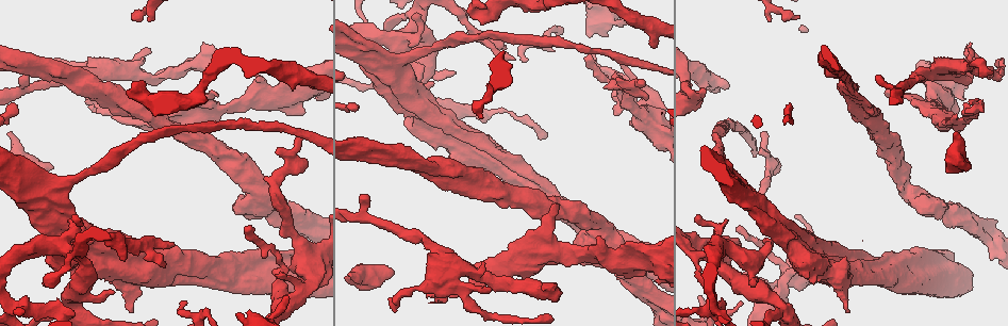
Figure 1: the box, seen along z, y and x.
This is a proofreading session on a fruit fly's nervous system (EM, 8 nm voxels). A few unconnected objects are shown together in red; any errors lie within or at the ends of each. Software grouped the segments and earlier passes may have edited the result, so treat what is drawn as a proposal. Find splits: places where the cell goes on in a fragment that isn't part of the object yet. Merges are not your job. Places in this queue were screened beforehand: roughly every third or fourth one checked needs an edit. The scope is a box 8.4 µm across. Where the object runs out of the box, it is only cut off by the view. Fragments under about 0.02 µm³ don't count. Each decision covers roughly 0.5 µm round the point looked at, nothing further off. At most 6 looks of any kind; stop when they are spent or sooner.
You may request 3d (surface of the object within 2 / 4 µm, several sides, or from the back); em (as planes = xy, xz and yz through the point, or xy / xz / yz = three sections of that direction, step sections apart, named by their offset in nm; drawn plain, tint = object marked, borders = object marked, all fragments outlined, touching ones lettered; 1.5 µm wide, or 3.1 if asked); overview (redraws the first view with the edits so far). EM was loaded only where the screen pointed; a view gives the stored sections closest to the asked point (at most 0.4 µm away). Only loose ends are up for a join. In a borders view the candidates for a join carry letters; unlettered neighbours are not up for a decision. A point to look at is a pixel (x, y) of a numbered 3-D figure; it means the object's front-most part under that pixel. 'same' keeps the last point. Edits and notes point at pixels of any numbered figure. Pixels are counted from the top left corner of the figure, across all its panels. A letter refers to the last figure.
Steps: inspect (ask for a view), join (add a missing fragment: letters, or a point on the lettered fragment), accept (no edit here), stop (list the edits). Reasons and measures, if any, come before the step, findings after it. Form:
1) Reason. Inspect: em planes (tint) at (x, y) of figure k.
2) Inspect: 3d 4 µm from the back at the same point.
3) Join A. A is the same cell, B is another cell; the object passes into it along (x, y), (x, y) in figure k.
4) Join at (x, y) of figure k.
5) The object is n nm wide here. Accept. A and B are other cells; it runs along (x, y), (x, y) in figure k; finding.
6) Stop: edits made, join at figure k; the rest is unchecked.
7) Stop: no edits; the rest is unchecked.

Free end. Inspect: em xy step 8 (tint) at (556, 203) of figure 1.

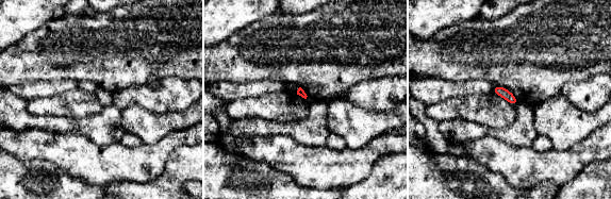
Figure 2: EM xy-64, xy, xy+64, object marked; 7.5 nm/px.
Inspect: em planes (borders) at the same point.

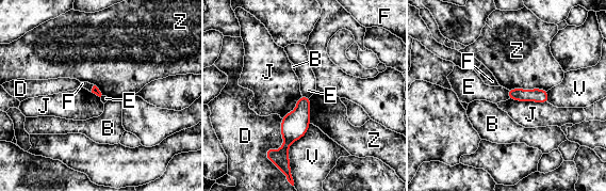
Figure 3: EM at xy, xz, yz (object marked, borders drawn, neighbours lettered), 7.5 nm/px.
Accept. B, D, E, F, J, V and Z are other cells; a border runs along (507, 90), (509, 98) in figure 3; no lettered fragment goes on from it.

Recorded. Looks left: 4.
Free end. Inspect: em xz step 8 (borders) at (874, 107) of figure 1.

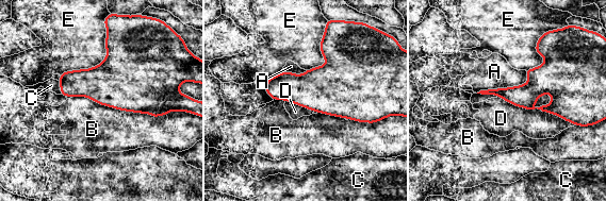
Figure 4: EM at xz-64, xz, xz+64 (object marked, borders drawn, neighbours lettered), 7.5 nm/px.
Accept. A, B, C, D and E are other cells; a border runs along (71, 97), (152, 117), (174, 111) in figure 4; none of them fits.

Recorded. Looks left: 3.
Free end. Inspect: em planes (borders) at (878, 79) of figure 1.

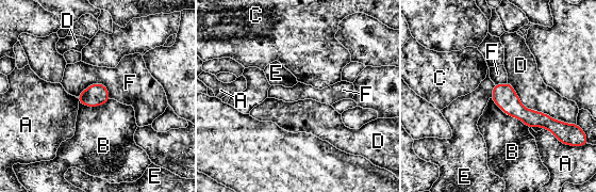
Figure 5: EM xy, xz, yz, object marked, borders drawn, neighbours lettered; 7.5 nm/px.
The object is 170 nm wide here; the longest contact is with D, 600 nm. Accept. A, B, C, D, E and F are other cells; no lettered fragment goes on from it.

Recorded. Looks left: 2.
Stop: no edits; the rest is unchecked.

